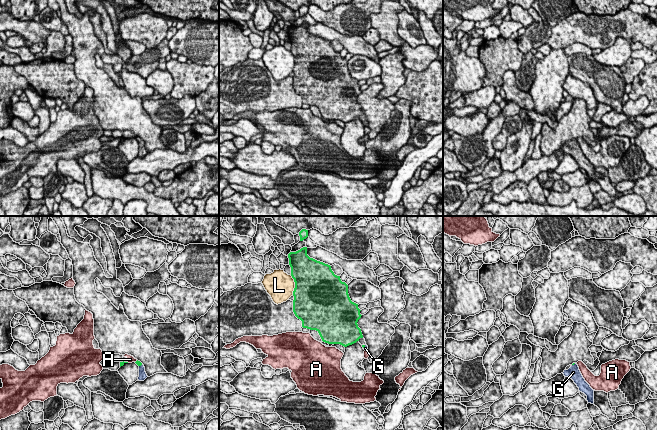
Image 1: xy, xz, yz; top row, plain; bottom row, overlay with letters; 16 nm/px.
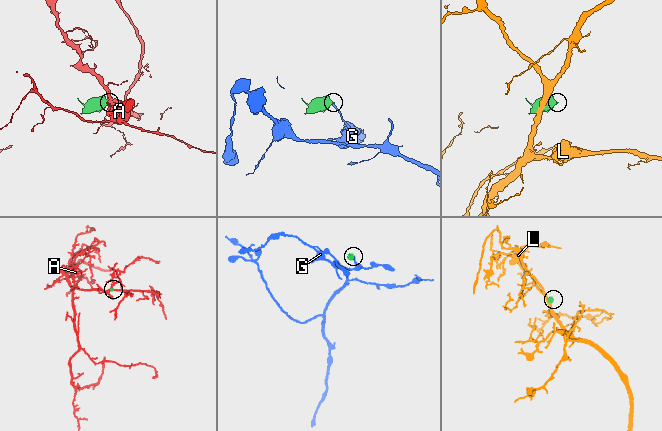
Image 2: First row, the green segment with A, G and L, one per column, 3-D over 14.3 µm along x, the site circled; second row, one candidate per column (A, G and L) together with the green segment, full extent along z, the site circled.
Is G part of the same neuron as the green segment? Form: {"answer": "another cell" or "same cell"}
{"answer": "same cell"}

